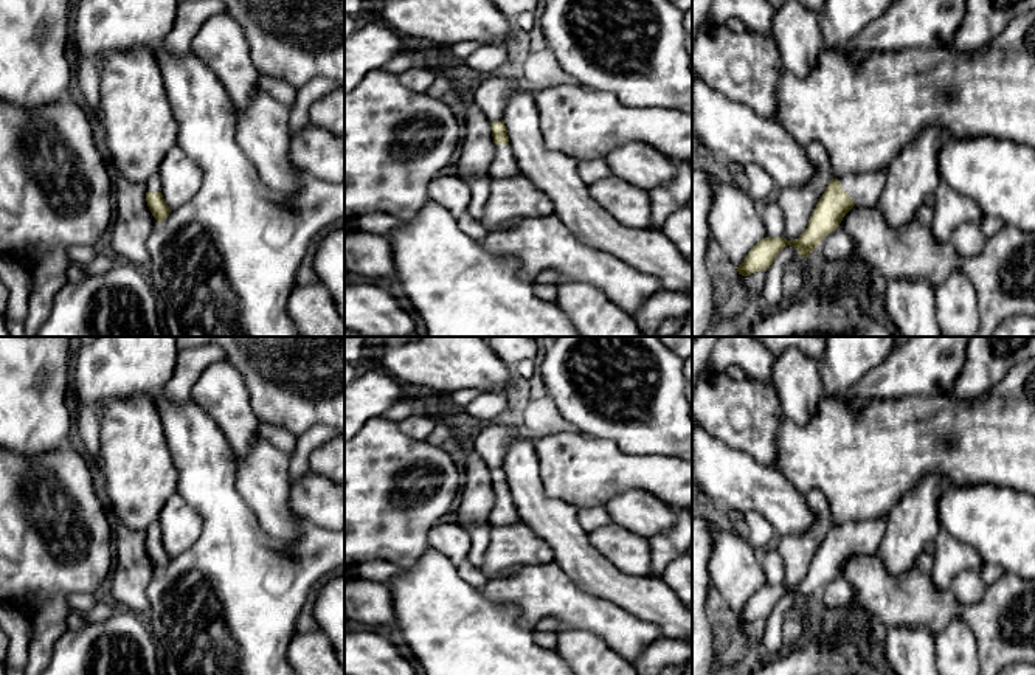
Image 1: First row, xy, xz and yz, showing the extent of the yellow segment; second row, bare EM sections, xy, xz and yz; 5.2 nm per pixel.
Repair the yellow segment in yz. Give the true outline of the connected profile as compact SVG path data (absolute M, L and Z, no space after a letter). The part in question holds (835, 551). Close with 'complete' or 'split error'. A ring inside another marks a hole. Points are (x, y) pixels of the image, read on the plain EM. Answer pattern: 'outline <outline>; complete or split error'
outline M886 515L832 526L813 557L805 579L794 588L787 588L784 583L762 587L736 614L739 622L748 624L759 618L767 619L787 593L793 593L802 605L808 605L821 588L839 574L843 565L853 554L877 554L884 531Z; split error

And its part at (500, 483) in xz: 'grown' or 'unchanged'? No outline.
grown

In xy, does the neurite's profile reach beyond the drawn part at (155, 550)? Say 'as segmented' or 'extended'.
extended

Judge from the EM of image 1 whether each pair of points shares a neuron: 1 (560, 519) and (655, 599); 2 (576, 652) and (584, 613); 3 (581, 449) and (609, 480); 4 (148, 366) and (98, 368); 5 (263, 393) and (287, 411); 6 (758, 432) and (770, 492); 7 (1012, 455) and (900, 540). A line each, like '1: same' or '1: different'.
1: same
2: different
3: same
4: same
5: same
6: different
7: different

